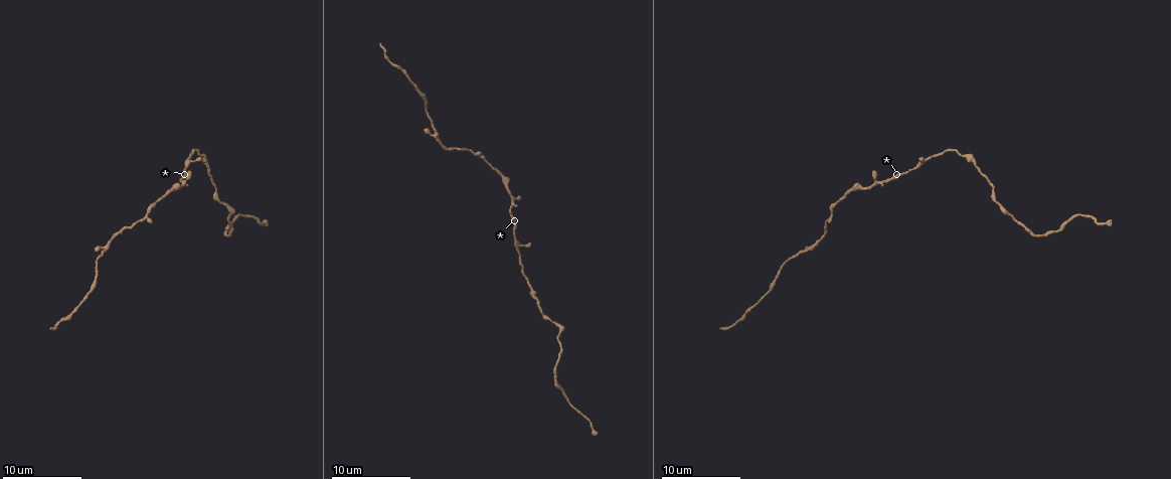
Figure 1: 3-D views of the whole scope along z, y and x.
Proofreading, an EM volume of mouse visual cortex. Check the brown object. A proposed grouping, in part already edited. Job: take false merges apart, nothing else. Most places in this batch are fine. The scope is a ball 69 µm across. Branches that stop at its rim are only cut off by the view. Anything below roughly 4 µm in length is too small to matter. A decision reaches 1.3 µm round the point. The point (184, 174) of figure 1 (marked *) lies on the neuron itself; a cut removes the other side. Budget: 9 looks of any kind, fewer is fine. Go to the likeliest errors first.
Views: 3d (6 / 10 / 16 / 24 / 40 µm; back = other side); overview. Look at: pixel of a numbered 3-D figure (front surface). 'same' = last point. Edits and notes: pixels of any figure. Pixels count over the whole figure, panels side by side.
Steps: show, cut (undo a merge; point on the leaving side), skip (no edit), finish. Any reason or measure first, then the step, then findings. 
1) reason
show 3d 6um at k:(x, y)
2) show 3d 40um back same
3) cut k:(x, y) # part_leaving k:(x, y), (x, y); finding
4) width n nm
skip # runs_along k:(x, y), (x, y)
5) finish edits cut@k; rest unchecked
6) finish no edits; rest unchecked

calibre changes
show 3d 10um at 1:(515, 249)

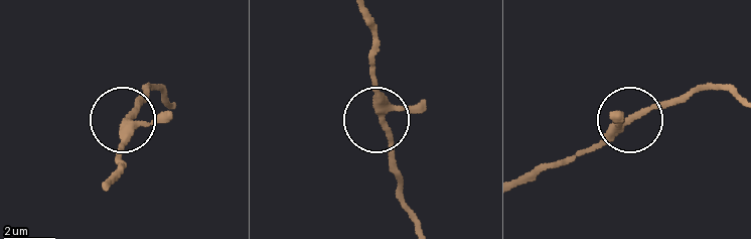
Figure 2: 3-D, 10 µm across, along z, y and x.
width 250 nm
skip # one neuron here

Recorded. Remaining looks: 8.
small branch off a trunk
show 3d 6um at 1:(147, 214)

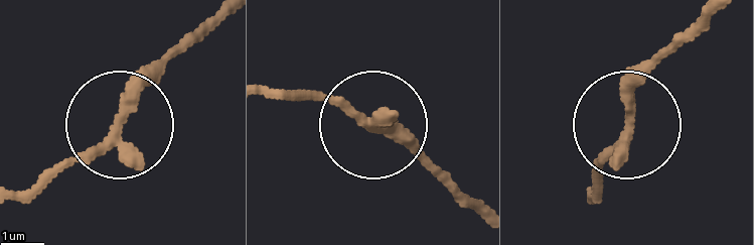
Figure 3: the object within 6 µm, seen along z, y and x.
show 3d 6um back at 3:(123, 115)

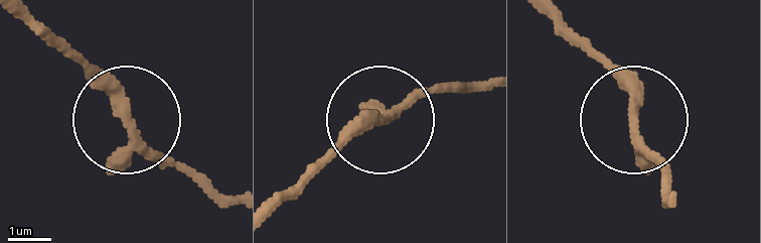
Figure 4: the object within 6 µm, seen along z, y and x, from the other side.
arms 3
skip # runs_along 4:(277, 207), (370, 123), (457, 87); all the same neuron

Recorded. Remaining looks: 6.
three-way junction
show 3d 6um at 1:(805, 249)

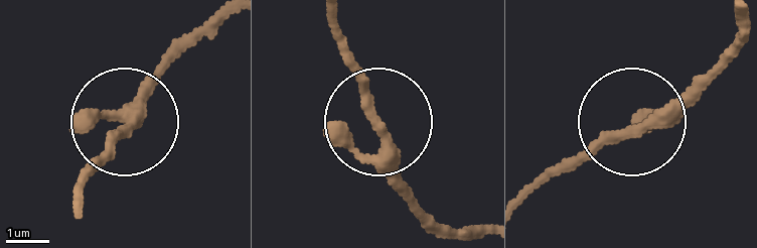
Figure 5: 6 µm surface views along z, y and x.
width 250 nm
skip # runs_along 5:(446, 231), (410, 192), (330, 21); continuous, no second neuron

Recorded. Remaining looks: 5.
sudden change in width
show 3d 6um at 1:(1068, 220)

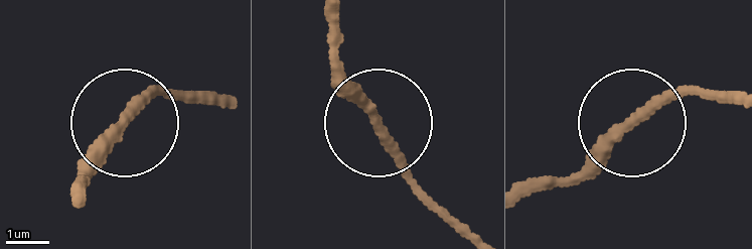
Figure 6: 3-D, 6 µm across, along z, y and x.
show 3d 6um back at 6:(125, 120)

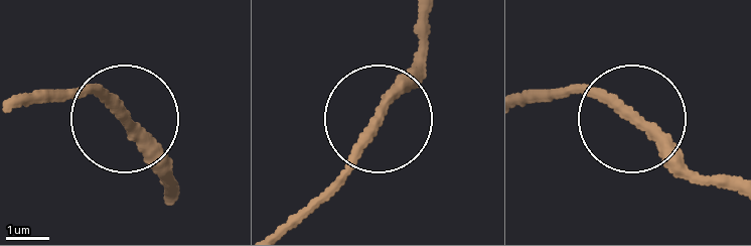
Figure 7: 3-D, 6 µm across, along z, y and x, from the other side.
skip # runs_along 7:(168, 191), (164, 158), (111, 100), (63, 93); one neuron here

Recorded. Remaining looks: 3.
finish no edits; rest unchecked

